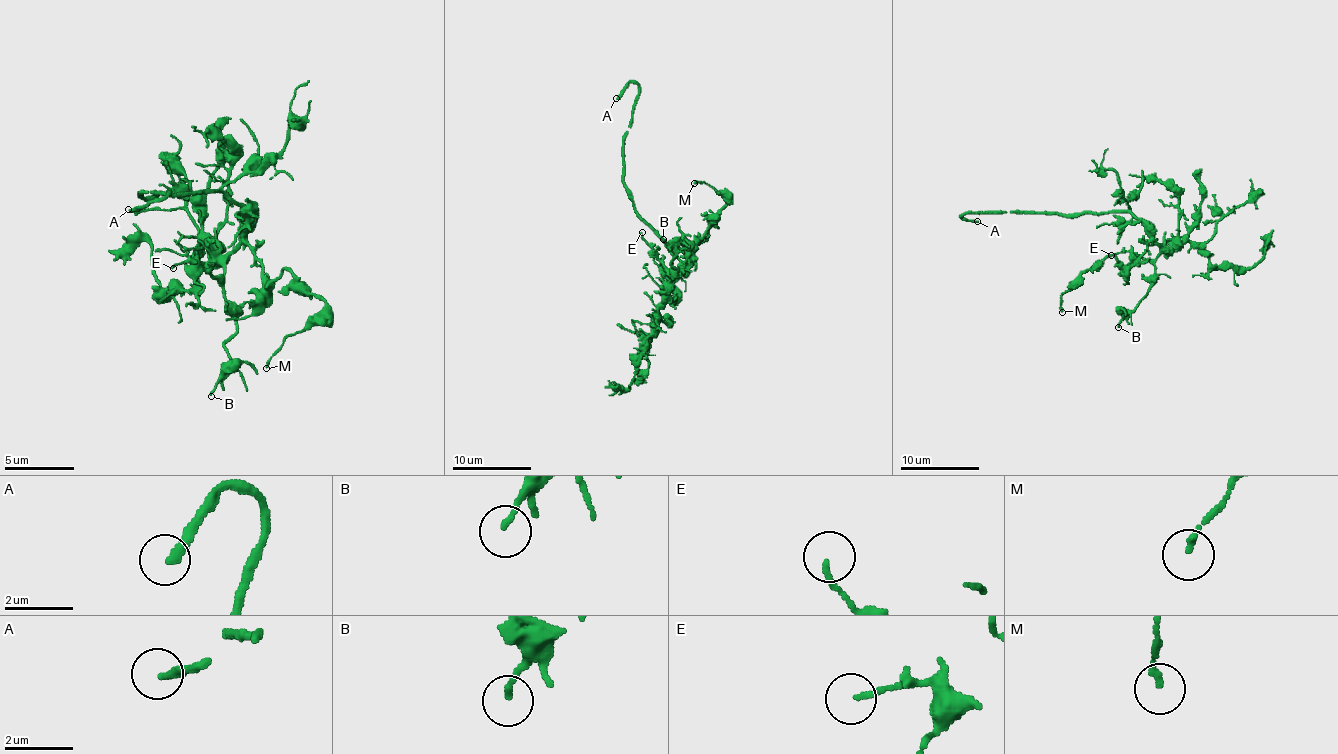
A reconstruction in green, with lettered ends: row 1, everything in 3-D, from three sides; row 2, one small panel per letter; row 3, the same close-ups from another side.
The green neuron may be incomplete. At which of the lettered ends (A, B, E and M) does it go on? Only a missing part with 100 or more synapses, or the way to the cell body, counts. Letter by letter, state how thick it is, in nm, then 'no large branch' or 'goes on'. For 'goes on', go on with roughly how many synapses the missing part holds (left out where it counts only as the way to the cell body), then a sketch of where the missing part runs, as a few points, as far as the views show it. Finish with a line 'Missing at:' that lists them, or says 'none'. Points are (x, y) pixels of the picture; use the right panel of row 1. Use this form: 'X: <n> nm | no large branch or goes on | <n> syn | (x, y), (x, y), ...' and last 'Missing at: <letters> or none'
A: 280 nm | goes on | (977, 221), (1007, 229), (1052, 225), (1058, 229), (1101, 231), (1132, 241), (1177, 292)
B: 160 nm | no large branch
E: 150 nm | no large branch
M: 170 nm | no large branch
Missing at: A

